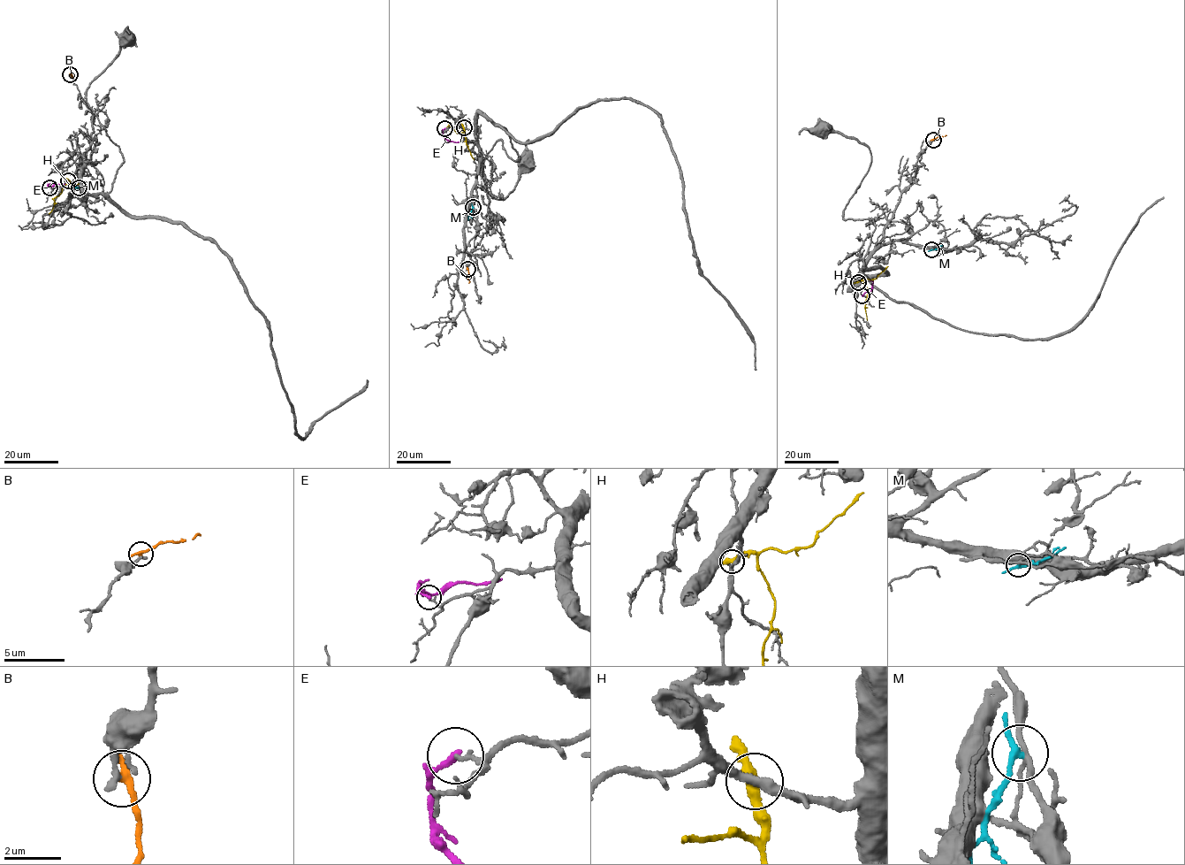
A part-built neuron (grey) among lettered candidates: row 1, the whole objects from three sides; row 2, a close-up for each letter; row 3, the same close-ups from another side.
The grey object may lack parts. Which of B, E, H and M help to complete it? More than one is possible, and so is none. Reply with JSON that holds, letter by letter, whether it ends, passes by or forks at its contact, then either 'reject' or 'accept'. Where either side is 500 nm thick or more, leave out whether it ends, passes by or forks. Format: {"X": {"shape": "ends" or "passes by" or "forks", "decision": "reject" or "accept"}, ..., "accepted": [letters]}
{"B": {"shape": "ends", "decision": "reject"}, "E": {"shape": "ends", "decision": "reject"}, "H": {"shape": "passes by", "decision": "reject"}, "M": {"shape": "passes by", "decision": "reject"}, "accepted": []}

